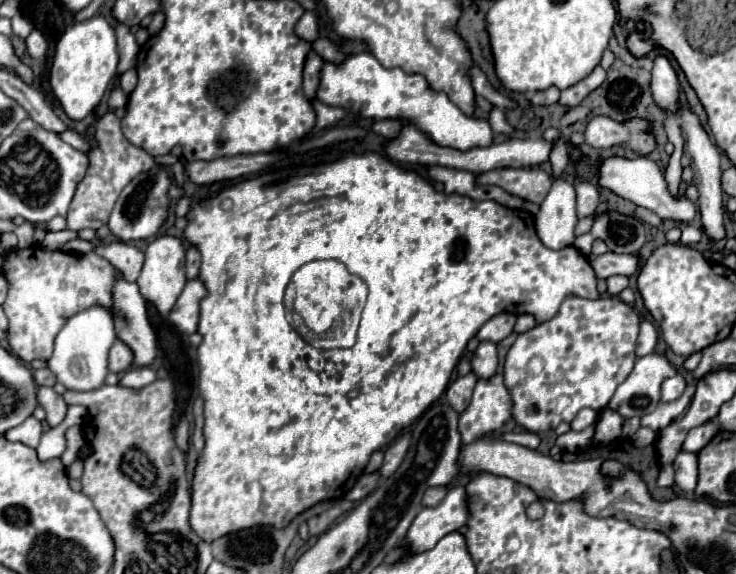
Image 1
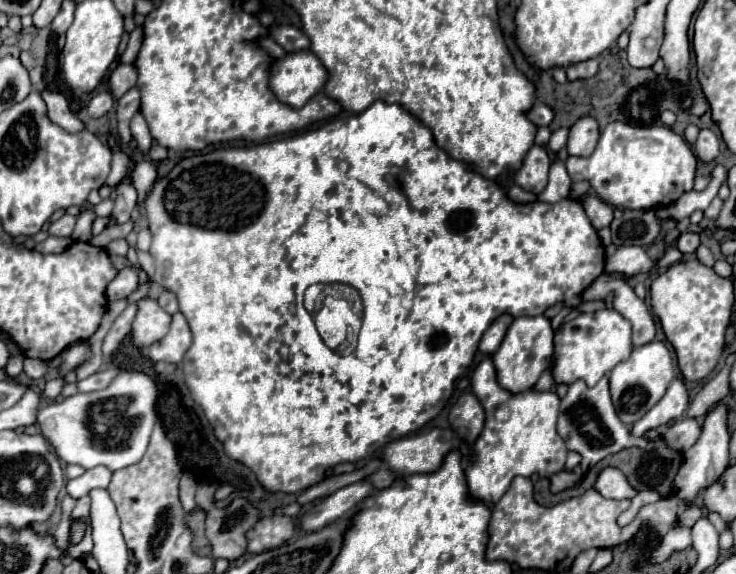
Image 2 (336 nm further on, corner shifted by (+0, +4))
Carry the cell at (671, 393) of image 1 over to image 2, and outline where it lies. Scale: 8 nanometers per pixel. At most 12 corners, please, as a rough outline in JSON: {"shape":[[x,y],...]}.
{"shape":[[675,378],[665,396],[633,426],[635,436],[685,414],[689,392]]}

